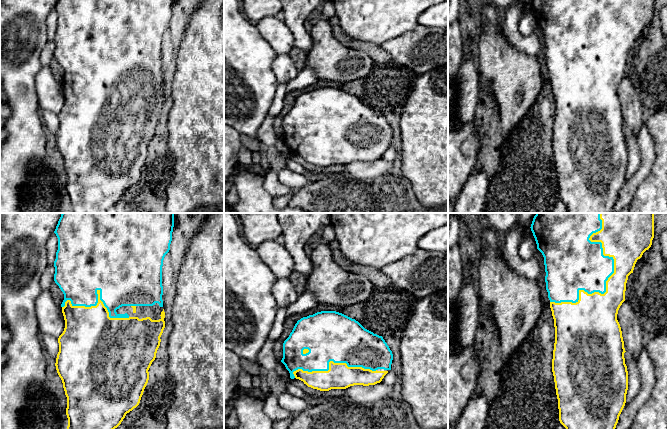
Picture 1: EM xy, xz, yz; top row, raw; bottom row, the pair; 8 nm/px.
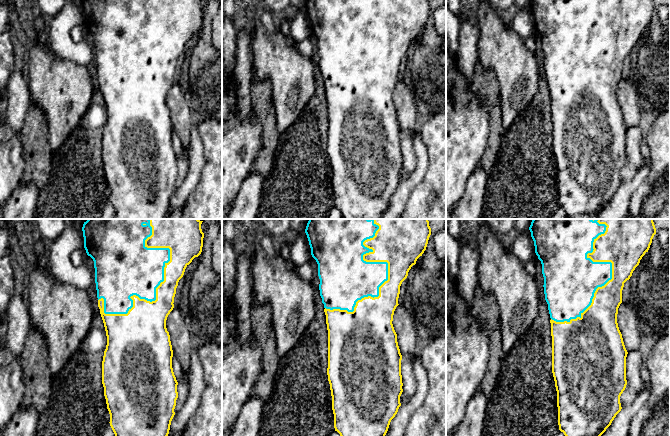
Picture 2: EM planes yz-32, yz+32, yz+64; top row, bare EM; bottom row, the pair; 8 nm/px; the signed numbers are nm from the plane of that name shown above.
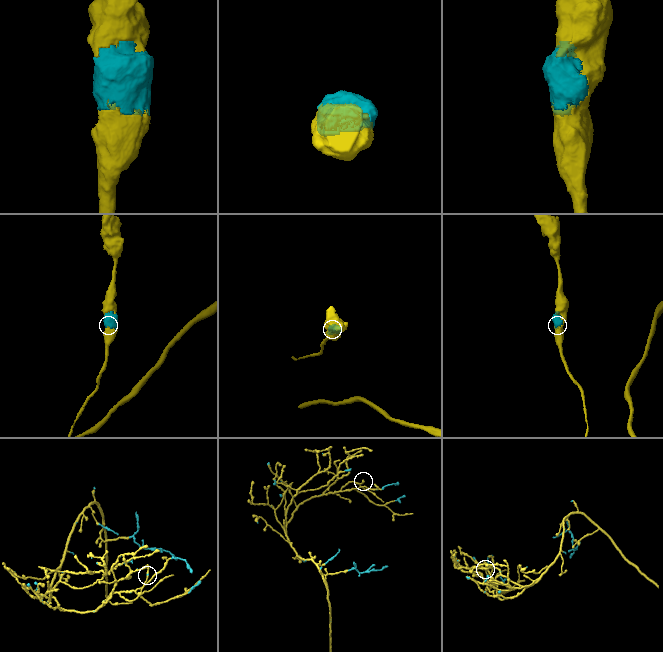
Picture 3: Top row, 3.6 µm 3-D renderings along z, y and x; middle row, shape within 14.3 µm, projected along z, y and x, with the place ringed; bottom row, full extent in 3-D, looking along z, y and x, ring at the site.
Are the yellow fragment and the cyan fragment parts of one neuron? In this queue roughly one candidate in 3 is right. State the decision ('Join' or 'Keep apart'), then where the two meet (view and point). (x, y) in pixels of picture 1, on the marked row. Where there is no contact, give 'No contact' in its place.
Join. Touches yellow at yz (611, 275)

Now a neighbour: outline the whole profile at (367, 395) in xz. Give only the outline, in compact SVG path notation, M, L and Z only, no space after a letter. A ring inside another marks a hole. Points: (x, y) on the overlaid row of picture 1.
M380 382L369 386L354 385L344 390L344 396L348 397L350 400L371 406L373 403L388 397L393 391L393 386Z

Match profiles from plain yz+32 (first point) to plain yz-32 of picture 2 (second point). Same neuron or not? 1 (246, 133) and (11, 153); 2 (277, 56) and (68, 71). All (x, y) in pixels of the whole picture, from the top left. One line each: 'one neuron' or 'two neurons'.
1: one neuron
2: one neuron

